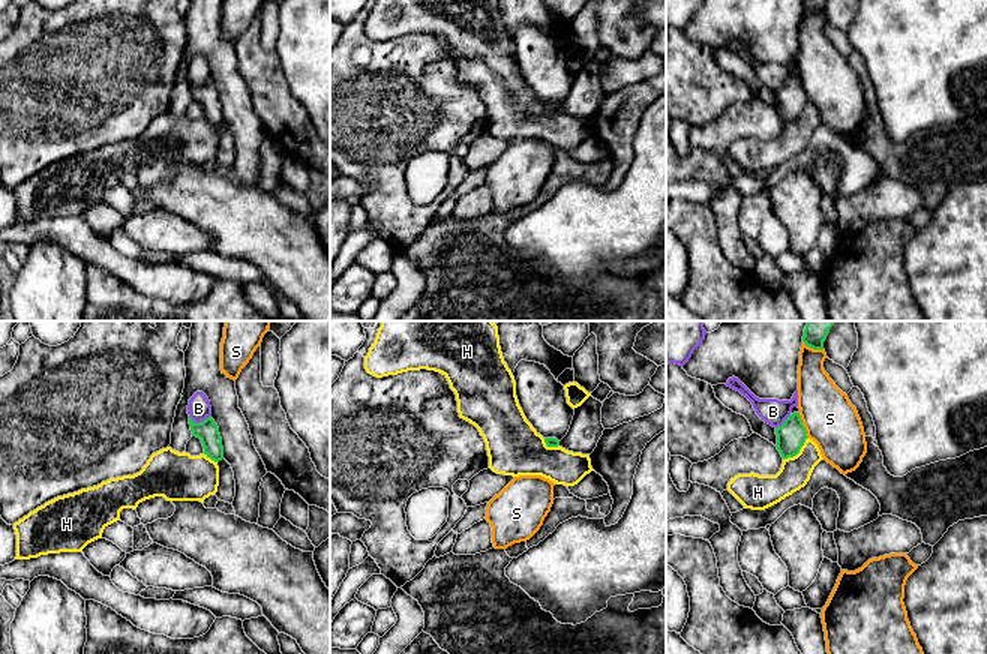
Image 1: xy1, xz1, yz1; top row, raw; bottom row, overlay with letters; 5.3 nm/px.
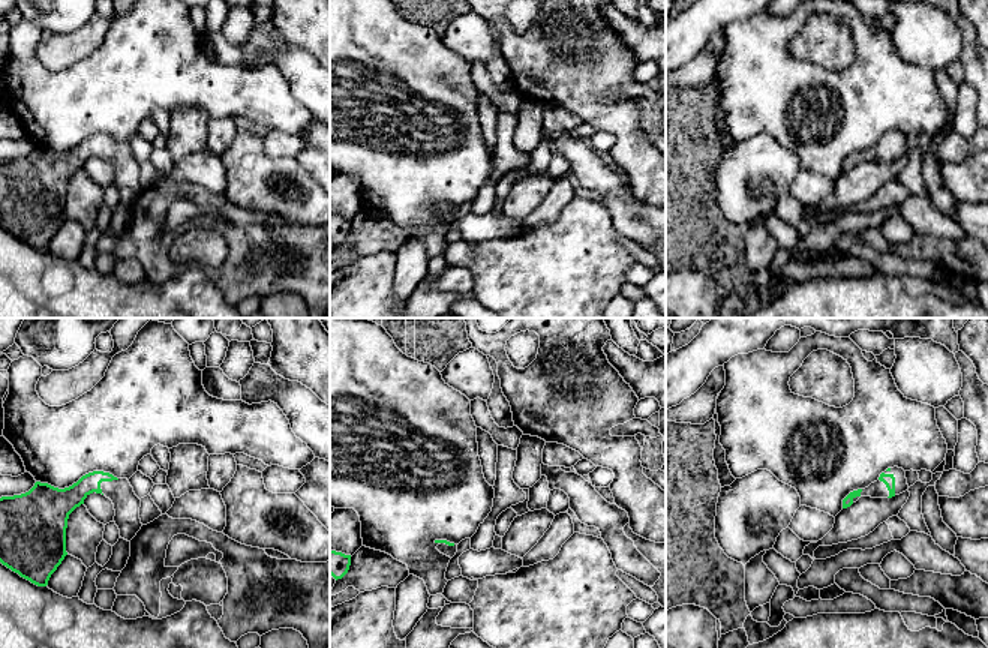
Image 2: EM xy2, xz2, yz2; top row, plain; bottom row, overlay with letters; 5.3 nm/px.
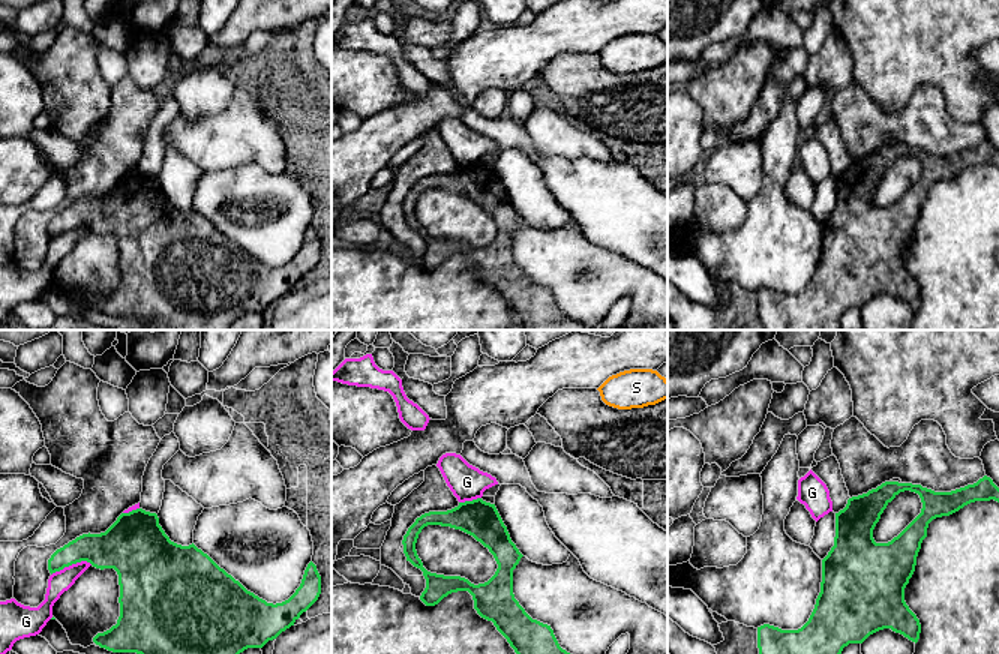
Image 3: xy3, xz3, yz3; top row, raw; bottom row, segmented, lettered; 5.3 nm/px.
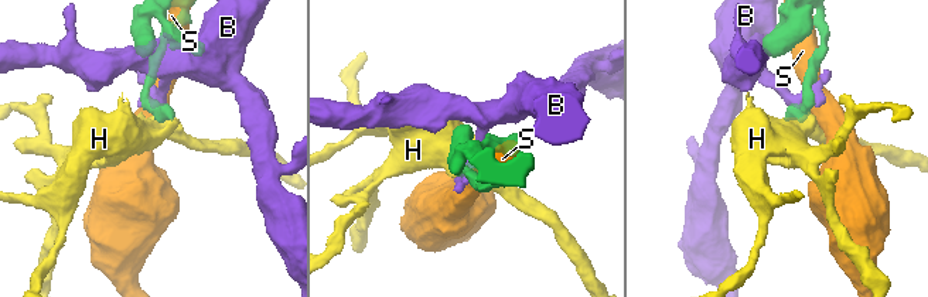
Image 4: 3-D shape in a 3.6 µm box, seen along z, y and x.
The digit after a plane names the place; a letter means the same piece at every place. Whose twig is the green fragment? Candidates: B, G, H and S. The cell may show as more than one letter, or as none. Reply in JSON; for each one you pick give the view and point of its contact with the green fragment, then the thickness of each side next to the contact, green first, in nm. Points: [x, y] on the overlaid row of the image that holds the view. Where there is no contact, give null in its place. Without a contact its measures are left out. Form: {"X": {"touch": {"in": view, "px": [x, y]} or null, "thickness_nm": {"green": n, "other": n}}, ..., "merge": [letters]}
{"merge": []}

